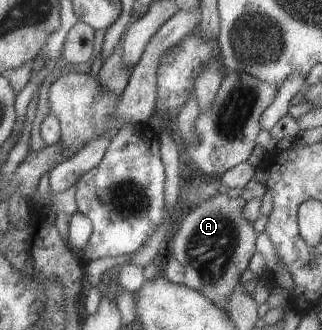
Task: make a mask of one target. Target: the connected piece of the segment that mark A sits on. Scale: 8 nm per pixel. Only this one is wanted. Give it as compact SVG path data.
M219 191L192 206L185 216L180 217L179 226L167 245L166 254L183 267L183 285L203 294L221 310L225 310L242 272L252 267L251 258L256 252L255 230L241 214L245 204L237 192Z

